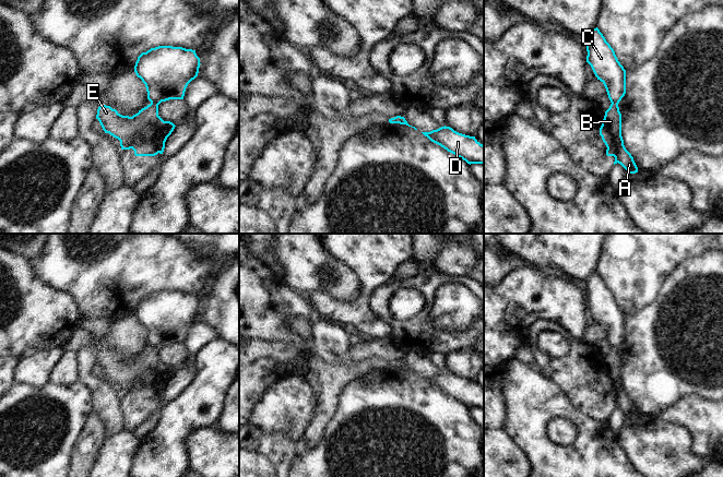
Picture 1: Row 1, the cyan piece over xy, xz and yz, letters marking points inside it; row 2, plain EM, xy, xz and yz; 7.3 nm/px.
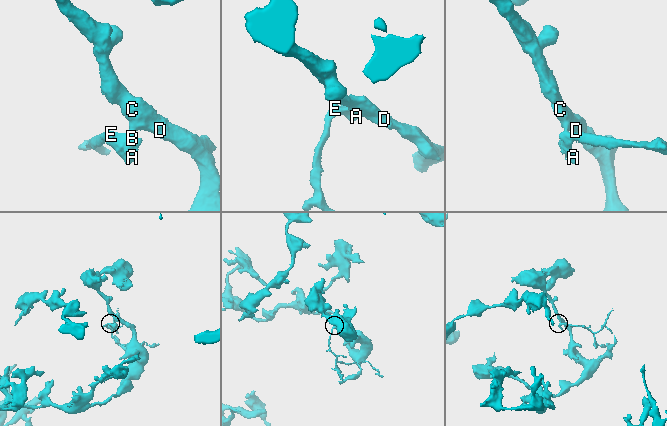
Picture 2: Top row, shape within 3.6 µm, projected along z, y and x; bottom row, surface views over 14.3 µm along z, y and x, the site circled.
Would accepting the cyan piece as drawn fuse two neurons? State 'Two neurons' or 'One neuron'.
Two neurons

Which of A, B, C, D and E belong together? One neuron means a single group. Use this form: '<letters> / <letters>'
A B E / C D

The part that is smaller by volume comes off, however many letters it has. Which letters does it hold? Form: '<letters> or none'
A, B, E

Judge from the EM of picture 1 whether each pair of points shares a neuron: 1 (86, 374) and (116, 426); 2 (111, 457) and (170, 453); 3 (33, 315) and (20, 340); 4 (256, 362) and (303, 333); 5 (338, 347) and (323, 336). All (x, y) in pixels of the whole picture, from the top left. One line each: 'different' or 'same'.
1: same
2: different
3: same
4: same
5: same

